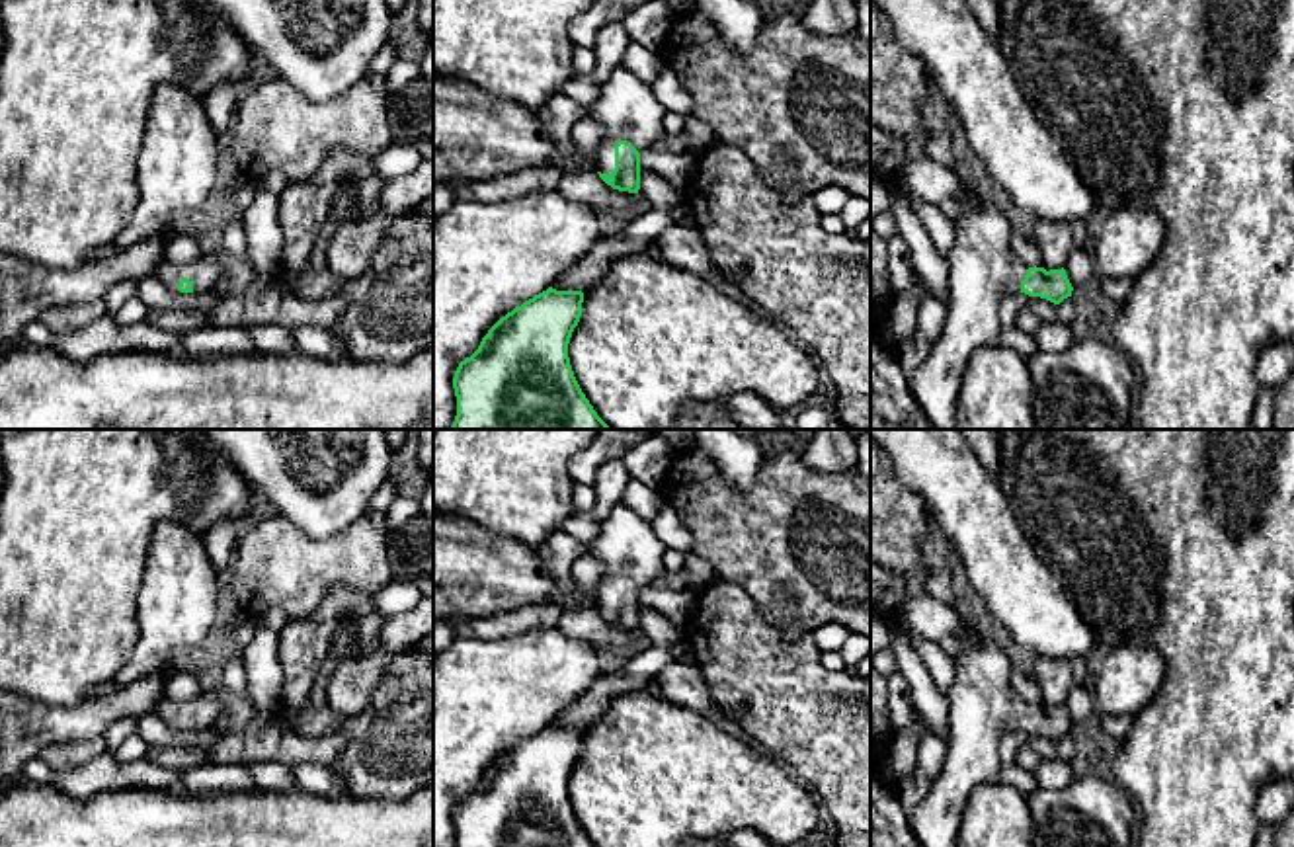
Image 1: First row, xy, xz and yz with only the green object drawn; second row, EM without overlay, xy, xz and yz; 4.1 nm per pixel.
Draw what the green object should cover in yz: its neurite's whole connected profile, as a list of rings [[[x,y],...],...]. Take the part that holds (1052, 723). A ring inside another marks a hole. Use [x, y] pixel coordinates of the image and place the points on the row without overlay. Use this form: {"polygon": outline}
{"polygon": [[[956,632],[962,640],[954,656],[956,675],[947,693],[949,701],[949,738],[943,771],[927,783],[910,802],[910,827],[921,847],[956,847],[958,827],[970,792],[982,783],[999,781],[1001,757],[999,742],[1007,732],[1025,730],[1054,742],[1072,734],[1072,720],[1066,706],[1027,705],[1013,689],[1013,666],[1005,650],[988,634],[978,640]]]}

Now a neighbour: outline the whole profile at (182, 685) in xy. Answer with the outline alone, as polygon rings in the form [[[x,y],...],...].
[[[168,667],[166,677],[168,677],[166,695],[170,701],[176,703],[191,701],[203,689],[201,681],[191,671]]]

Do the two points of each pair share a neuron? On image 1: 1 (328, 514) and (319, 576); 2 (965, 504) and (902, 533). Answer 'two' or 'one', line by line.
1: two
2: two

